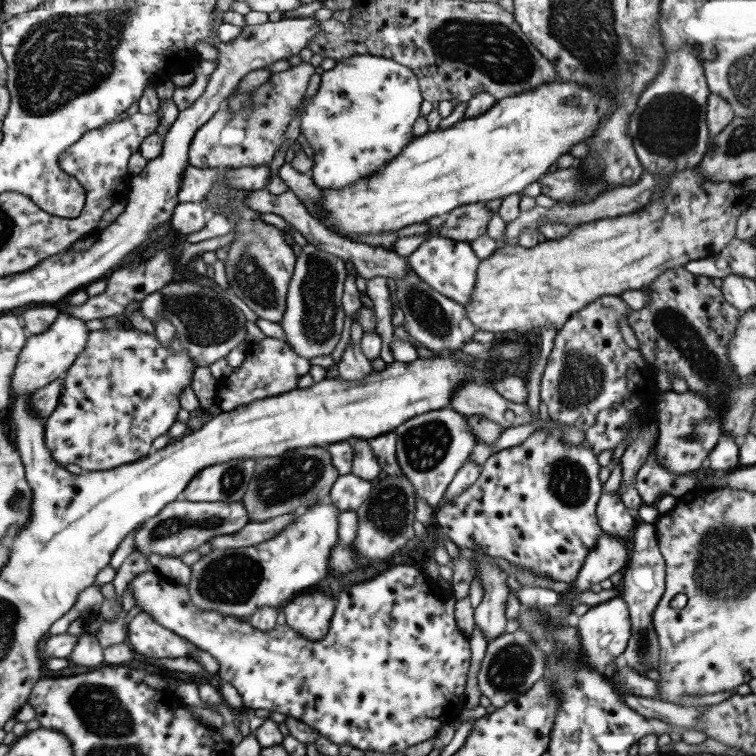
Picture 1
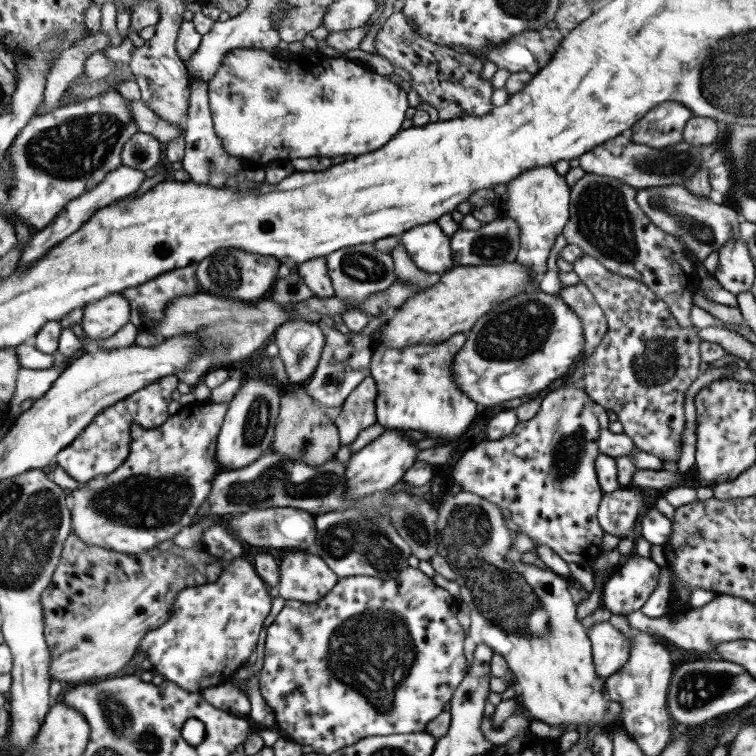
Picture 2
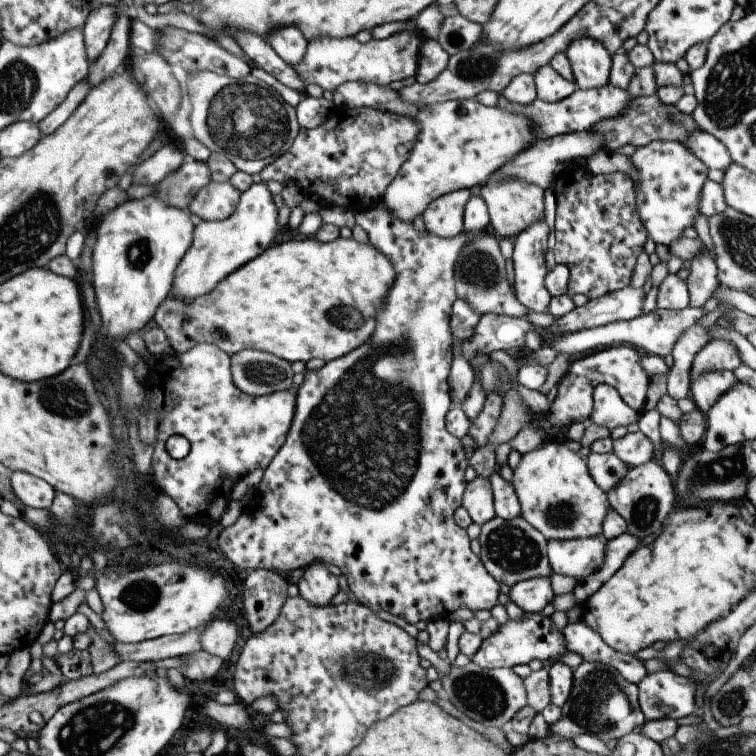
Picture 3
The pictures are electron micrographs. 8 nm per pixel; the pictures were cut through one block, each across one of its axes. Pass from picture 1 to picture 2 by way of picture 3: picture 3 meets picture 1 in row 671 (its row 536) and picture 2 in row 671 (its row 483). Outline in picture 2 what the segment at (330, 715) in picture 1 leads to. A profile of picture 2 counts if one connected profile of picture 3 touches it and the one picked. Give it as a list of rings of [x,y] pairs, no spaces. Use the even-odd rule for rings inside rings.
[[[410,566],[402,570],[398,578],[392,580],[380,580],[376,576],[339,578],[336,586],[314,603],[286,601],[266,632],[264,665],[259,679],[262,698],[276,716],[276,730],[282,730],[282,734],[286,734],[300,746],[311,746],[317,755],[332,754],[370,736],[380,737],[425,731],[429,722],[437,718],[444,711],[444,706],[452,701],[456,688],[459,688],[462,680],[467,676],[468,670],[464,657],[465,633],[456,618],[459,606],[460,601],[452,597],[446,589],[436,585],[432,578],[420,571],[418,567]]]

